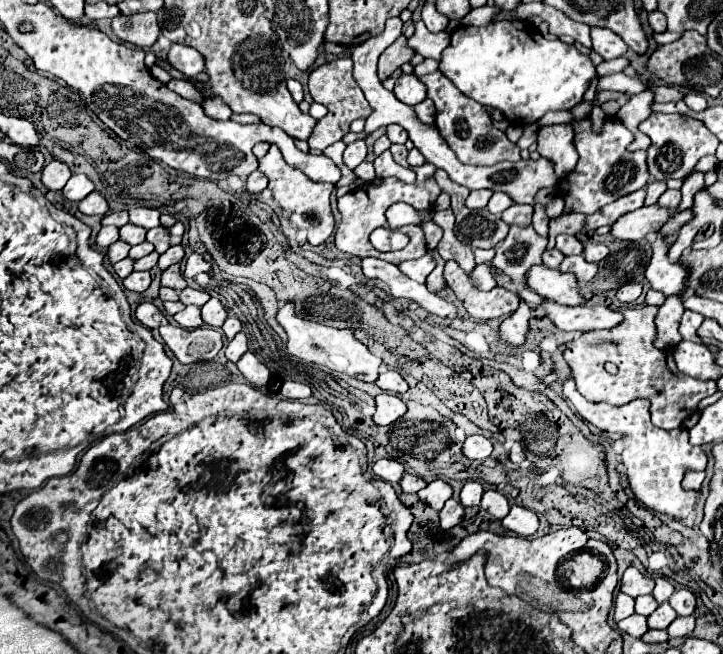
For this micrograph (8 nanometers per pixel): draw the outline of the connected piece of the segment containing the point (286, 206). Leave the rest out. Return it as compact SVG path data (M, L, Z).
M271 144L269 152L259 160L259 170L269 178L269 190L273 192L273 198L283 208L283 214L297 228L307 230L307 240L311 246L323 244L333 232L333 214L331 214L331 206L329 206L329 196L331 196L333 184L313 182L305 174L301 174L301 170L291 168L283 160L283 154L279 148L275 148L275 144Z

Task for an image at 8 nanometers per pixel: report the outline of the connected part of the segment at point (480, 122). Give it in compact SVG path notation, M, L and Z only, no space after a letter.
M437 70L433 74L421 76L419 80L427 86L427 96L435 102L437 108L435 126L439 128L443 140L449 144L449 148L457 154L457 158L463 164L491 166L503 160L519 160L519 148L513 142L509 142L505 132L501 132L491 124L491 118L485 112L485 108L473 102L471 98L465 98L465 94L461 94L447 76L443 76Z

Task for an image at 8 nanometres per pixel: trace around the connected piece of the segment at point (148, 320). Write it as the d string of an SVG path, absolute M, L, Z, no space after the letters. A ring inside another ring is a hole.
M149 302L139 304L139 308L135 310L135 318L137 318L143 326L147 326L147 328L151 328L151 330L167 324L167 318L159 312L159 308L157 308L155 304L149 304Z

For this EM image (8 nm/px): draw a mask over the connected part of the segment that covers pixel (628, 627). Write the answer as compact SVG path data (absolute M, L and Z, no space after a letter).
M631 614L629 618L621 620L621 622L617 624L617 628L619 628L621 632L631 634L633 638L641 638L641 634L645 634L645 632L649 630L649 628L647 628L647 618L645 618L645 616L639 616L639 614Z

